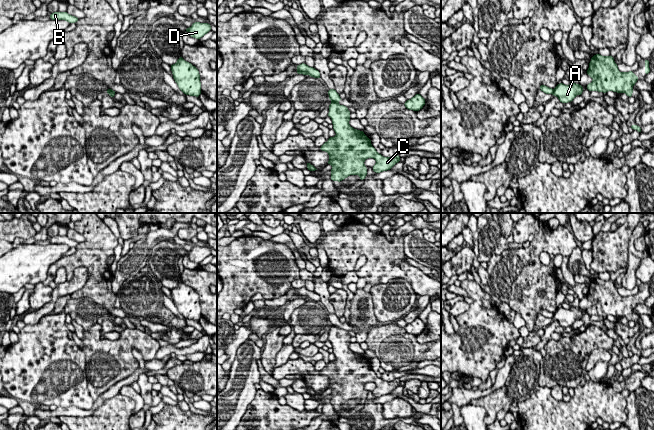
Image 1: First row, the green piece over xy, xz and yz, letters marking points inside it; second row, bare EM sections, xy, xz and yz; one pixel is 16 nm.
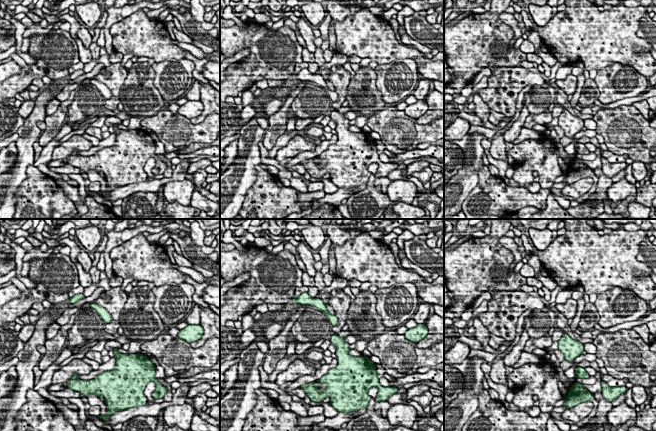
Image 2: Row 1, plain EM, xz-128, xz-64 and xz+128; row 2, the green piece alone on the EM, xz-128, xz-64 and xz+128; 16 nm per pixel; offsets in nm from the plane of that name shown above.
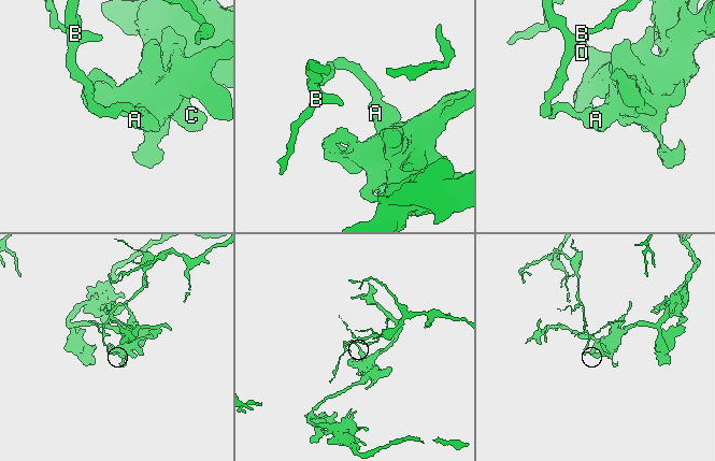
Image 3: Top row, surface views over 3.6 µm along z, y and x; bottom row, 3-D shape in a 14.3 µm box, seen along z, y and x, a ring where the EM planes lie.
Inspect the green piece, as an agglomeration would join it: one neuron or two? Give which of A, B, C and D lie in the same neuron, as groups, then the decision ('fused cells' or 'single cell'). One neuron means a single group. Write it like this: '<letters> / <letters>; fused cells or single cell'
A C D / B; fused cells

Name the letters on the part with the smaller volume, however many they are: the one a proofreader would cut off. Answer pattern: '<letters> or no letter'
B

